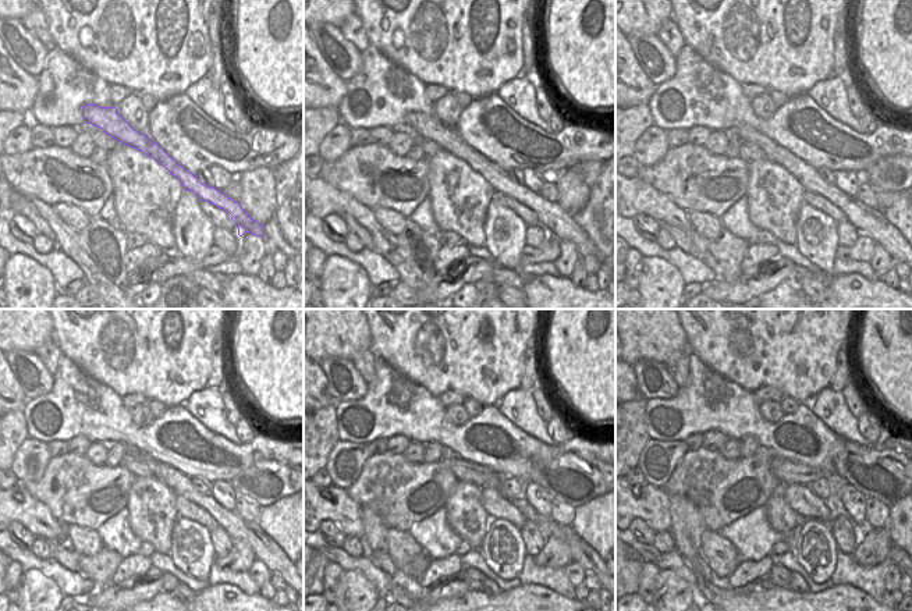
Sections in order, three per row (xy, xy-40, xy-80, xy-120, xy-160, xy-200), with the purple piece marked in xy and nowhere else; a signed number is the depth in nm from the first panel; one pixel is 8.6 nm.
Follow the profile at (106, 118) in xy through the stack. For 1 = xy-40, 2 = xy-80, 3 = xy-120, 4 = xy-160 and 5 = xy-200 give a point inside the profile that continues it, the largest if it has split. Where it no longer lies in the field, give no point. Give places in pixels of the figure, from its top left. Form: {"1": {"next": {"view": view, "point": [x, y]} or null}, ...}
{"1": {"next": {"view": "xy-40", "point": [556, 220]}}, "2": {"next": {"view": "xy-80", "point": [870, 221]}}, "3": {"next": {"view": "xy-120", "point": [265, 549]}}, "4": {"next": {"view": "xy-160", "point": [581, 551]}}, "5": {"next": {"view": "xy-200", "point": [897, 556]}}}

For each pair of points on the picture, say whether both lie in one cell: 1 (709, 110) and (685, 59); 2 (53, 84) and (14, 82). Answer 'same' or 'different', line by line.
1: same
2: different

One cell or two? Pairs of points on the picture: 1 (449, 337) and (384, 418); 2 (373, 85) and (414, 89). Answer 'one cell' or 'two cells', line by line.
1: two cells
2: one cell

